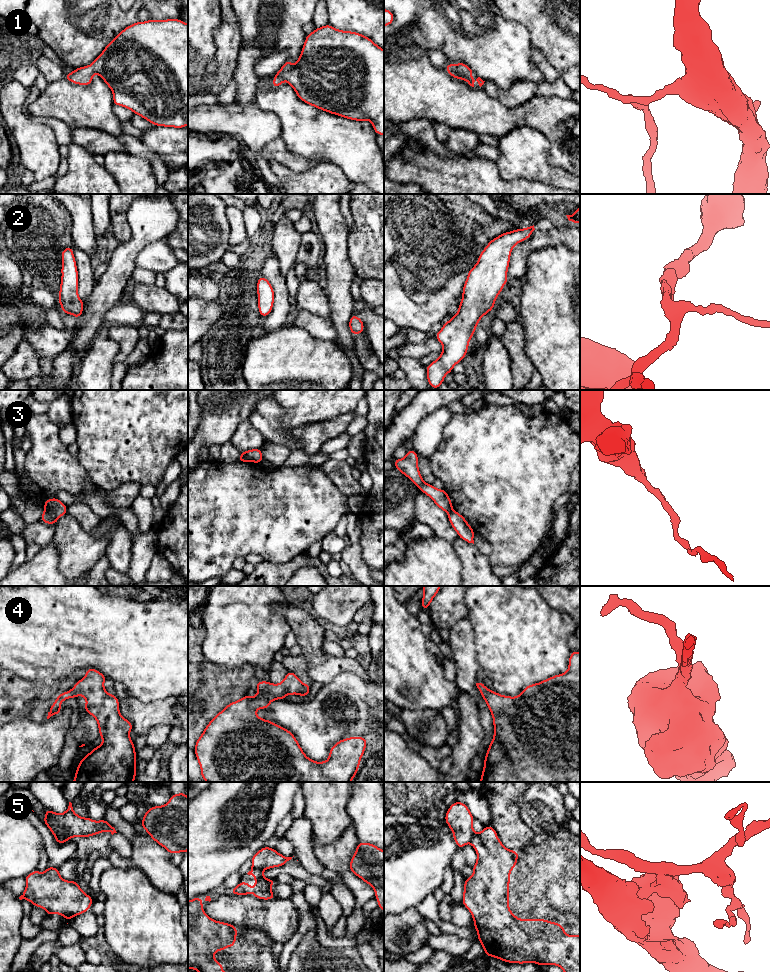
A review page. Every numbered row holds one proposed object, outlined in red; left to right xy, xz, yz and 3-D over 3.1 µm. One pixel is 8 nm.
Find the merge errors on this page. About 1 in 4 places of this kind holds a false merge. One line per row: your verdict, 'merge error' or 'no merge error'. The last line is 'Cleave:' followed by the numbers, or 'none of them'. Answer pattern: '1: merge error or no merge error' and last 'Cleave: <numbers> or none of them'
1: no merge error
2: no merge error
3: merge error
4: no merge error
5: merge error
Cleave: 3, 5

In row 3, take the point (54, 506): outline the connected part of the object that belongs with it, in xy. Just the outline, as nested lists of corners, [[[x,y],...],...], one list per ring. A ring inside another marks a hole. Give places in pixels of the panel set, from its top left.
[[[57,497],[52,499],[46,499],[44,502],[44,508],[56,517],[62,517],[67,513],[68,507],[62,503]]]

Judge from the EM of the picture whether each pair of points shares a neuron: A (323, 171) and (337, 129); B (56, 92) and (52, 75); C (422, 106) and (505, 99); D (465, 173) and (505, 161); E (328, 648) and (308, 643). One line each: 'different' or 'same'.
A: different
B: different
C: different
D: different
E: different

